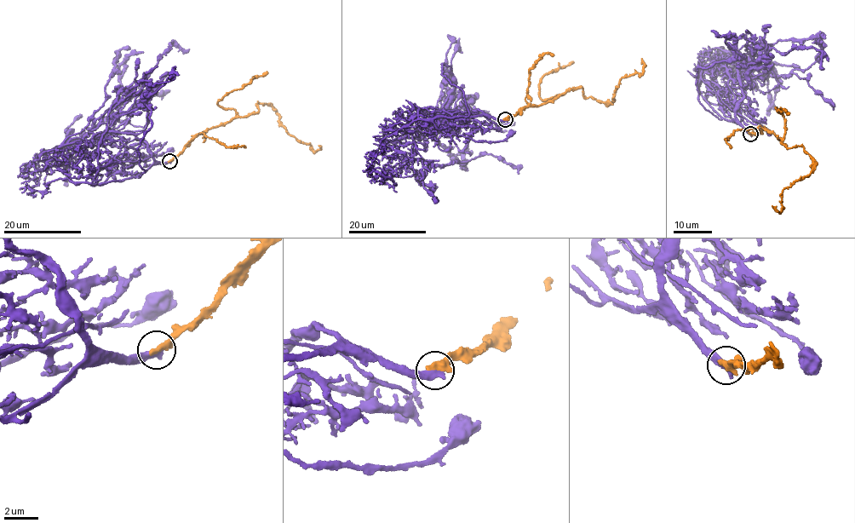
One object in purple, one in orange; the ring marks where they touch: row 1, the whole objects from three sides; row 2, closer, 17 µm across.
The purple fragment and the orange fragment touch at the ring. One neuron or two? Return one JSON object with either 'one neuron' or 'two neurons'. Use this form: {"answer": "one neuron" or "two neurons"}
{"answer": "two neurons"}

